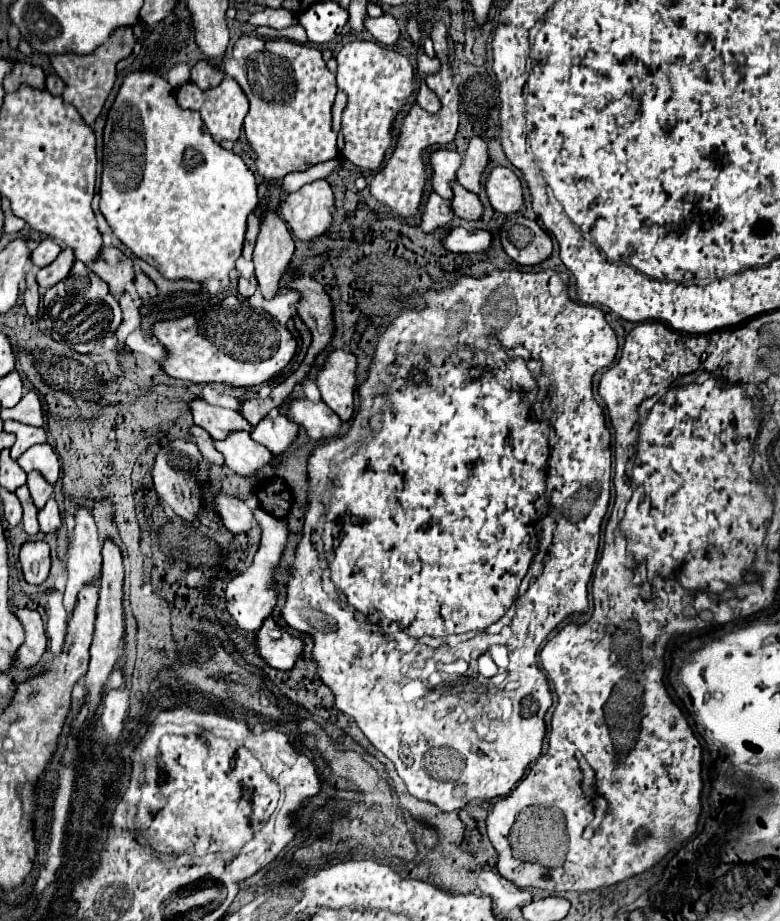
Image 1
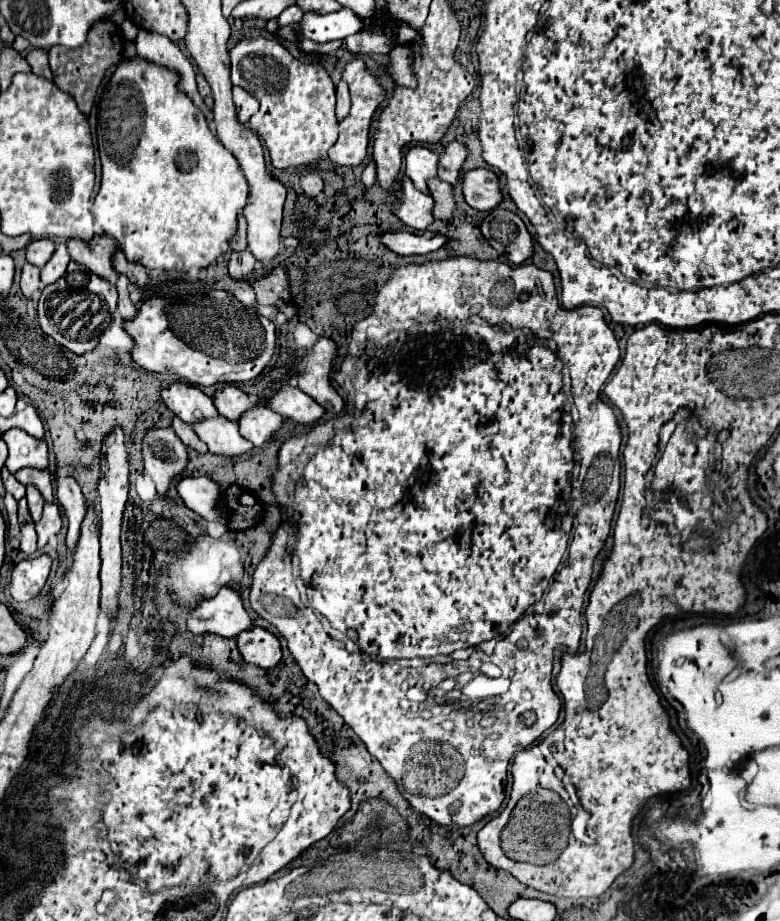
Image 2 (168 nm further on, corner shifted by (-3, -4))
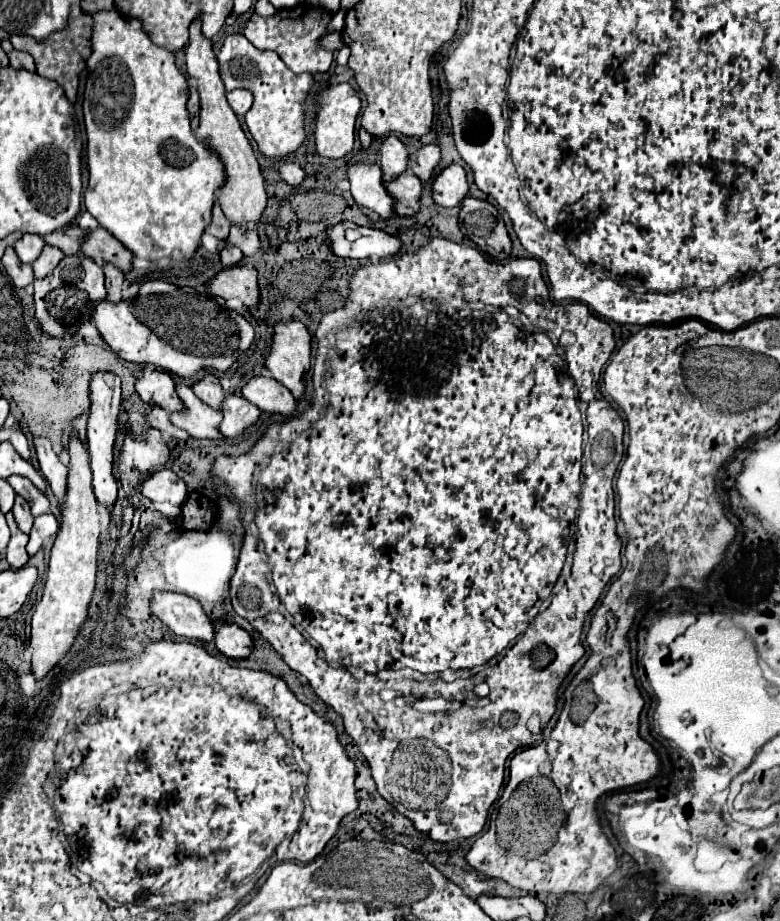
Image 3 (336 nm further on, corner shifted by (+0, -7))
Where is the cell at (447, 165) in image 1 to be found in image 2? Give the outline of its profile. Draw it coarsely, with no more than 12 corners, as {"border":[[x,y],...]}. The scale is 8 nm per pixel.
{"border":[[423,146],[405,154],[405,174],[431,194],[427,180],[439,170],[439,154]]}

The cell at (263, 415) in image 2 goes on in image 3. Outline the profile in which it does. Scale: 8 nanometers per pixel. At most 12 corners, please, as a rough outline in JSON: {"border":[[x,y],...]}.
{"border":[[240,395],[224,397],[224,437],[240,437],[260,417],[260,409]]}

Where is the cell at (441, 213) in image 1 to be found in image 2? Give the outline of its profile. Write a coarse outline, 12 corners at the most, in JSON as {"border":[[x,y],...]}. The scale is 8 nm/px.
{"border":[[401,176],[403,200],[393,212],[413,230],[435,222],[435,200]]}

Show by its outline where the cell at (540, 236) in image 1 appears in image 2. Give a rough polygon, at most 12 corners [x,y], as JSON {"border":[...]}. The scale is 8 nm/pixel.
{"border":[[517,214],[515,242],[505,248],[511,264],[519,266],[533,256],[533,236]]}

